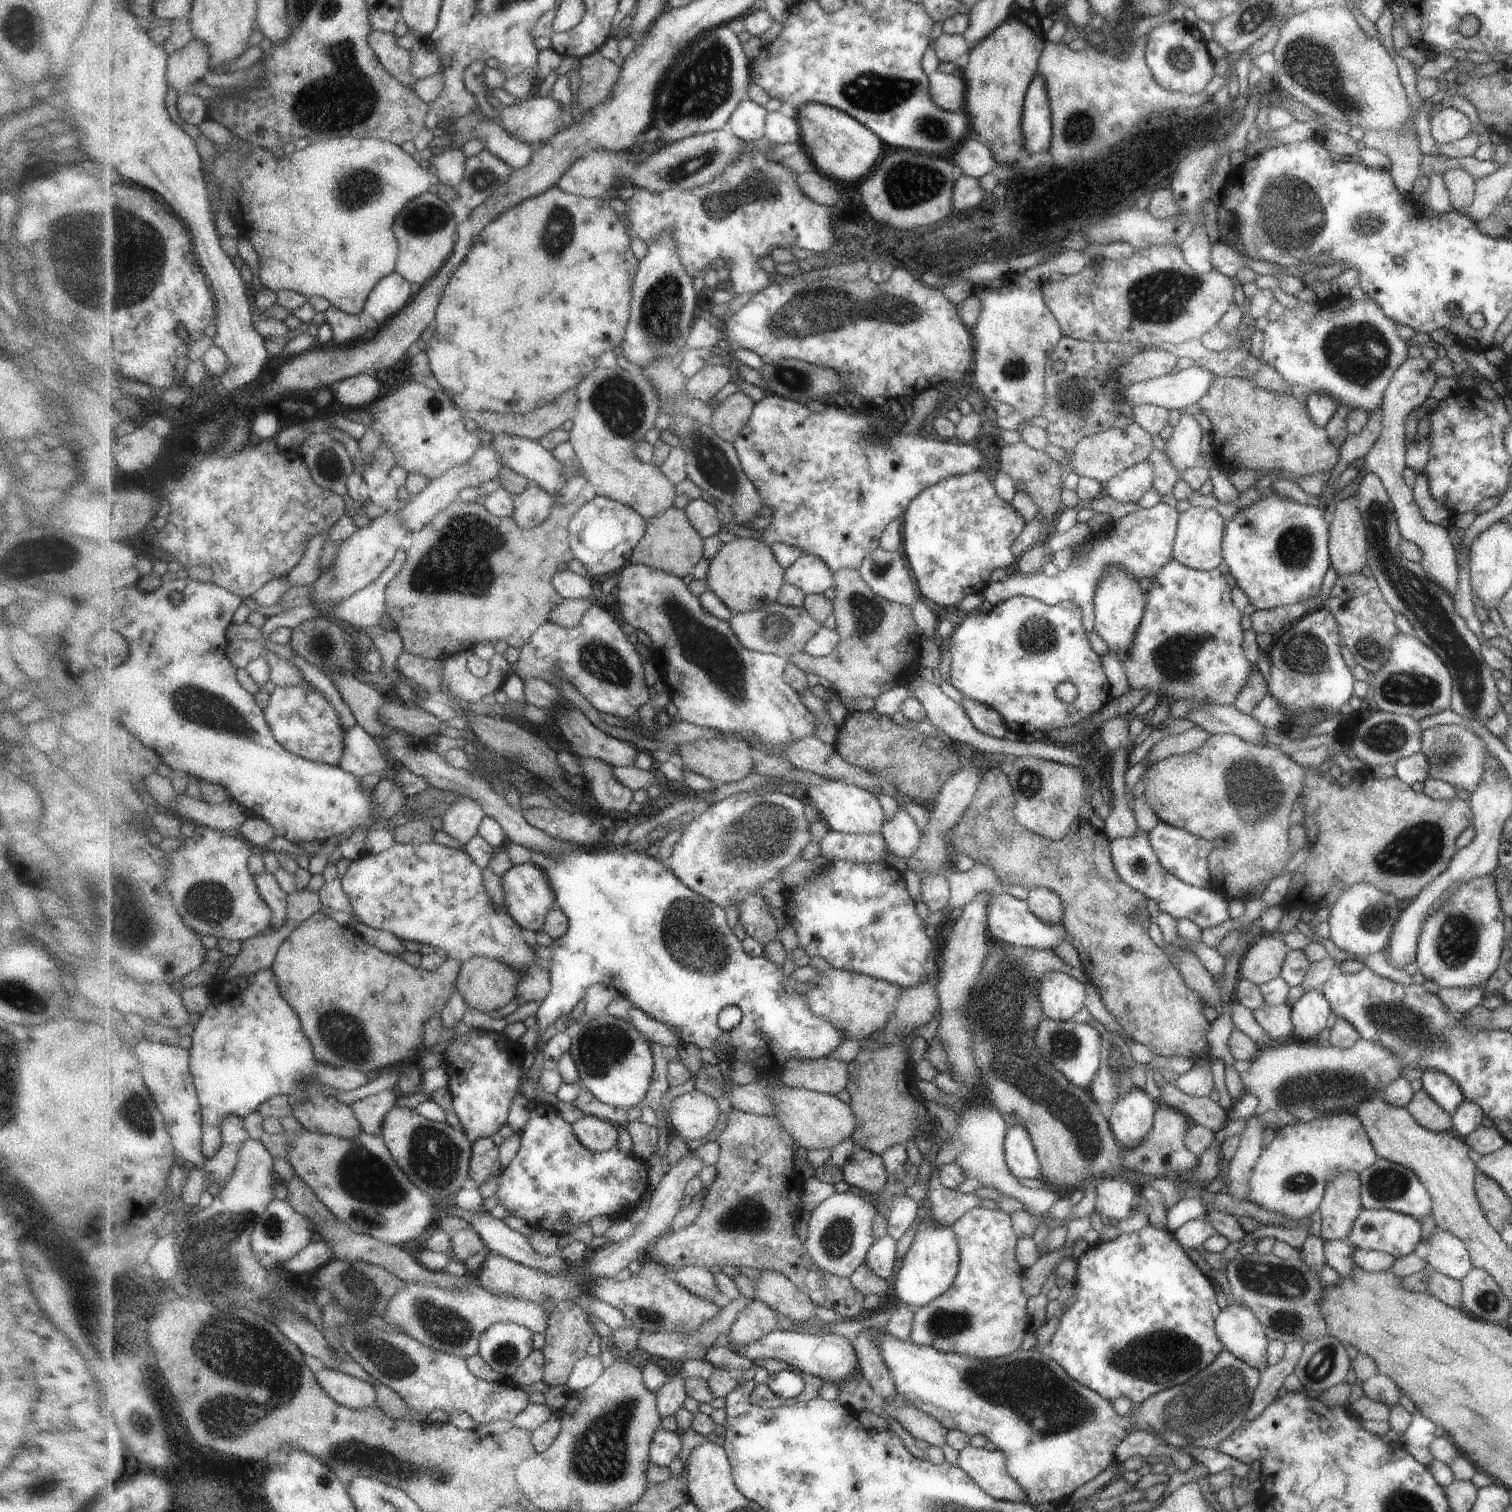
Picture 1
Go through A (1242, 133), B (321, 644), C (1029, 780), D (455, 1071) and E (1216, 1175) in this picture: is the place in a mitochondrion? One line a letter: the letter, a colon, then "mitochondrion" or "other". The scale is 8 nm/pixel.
A: other
B: mitochondrion
C: mitochondrion
D: other
E: other

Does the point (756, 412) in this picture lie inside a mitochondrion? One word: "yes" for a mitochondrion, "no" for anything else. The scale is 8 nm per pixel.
no

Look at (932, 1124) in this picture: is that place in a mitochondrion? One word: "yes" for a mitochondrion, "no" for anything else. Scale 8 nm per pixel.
no

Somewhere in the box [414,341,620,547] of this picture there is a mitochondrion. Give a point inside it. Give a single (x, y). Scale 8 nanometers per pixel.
(434, 405)

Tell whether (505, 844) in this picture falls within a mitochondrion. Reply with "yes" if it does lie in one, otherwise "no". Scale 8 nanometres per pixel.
no

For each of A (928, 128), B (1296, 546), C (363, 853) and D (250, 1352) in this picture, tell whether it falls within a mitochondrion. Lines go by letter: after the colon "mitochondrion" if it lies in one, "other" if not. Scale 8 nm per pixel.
A: mitochondrion
B: mitochondrion
C: other
D: mitochondrion

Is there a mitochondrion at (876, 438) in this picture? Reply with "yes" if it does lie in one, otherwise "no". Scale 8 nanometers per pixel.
yes

